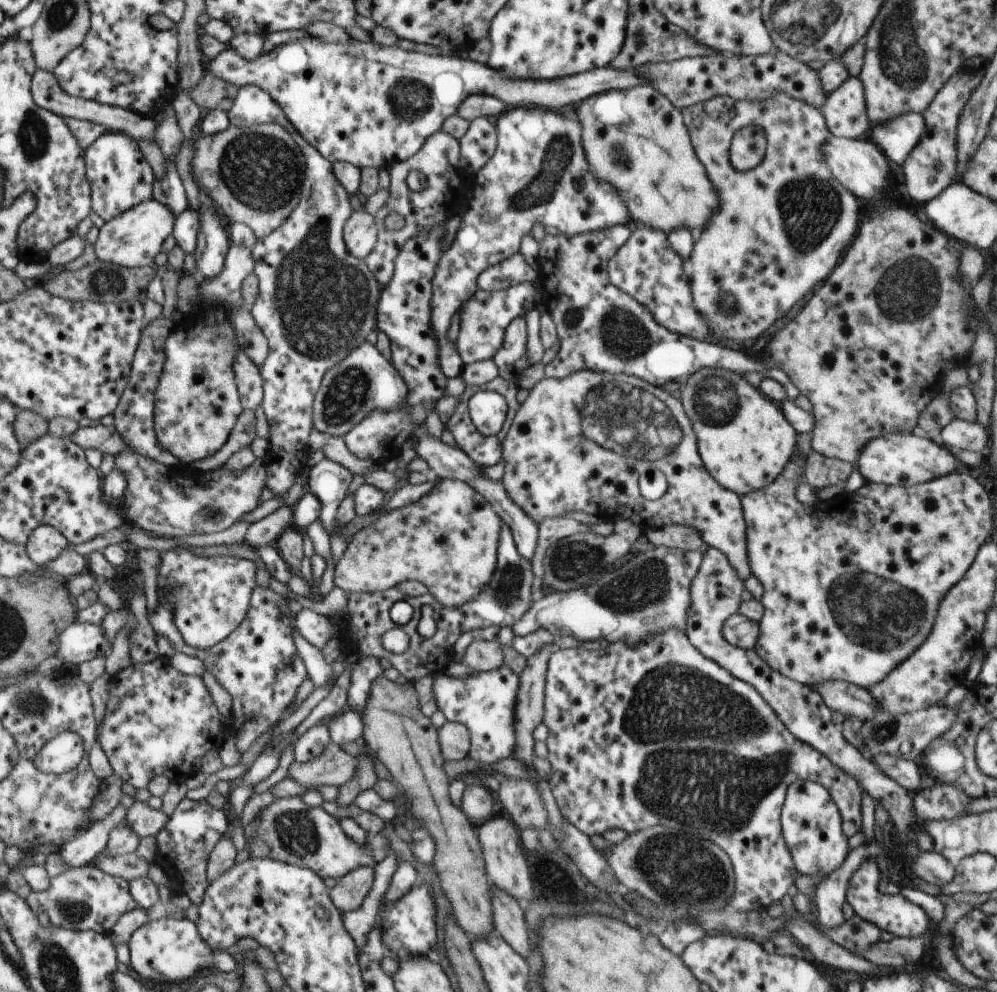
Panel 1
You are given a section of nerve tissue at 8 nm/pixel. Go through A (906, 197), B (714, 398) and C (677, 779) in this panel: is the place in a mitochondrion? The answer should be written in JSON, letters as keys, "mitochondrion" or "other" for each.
{"A":"other","B":"mitochondrion","C":"mitochondrion"}

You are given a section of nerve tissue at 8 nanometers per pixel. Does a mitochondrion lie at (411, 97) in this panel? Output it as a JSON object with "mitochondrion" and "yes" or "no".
{"mitochondrion":"yes"}

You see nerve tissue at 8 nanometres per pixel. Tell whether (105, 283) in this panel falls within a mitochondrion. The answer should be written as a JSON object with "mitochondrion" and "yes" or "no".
{"mitochondrion":"yes"}

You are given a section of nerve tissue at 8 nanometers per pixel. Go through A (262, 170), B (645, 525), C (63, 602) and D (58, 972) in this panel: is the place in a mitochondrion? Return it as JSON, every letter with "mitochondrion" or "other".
{"A":"mitochondrion","B":"other","C":"other","D":"mitochondrion"}

